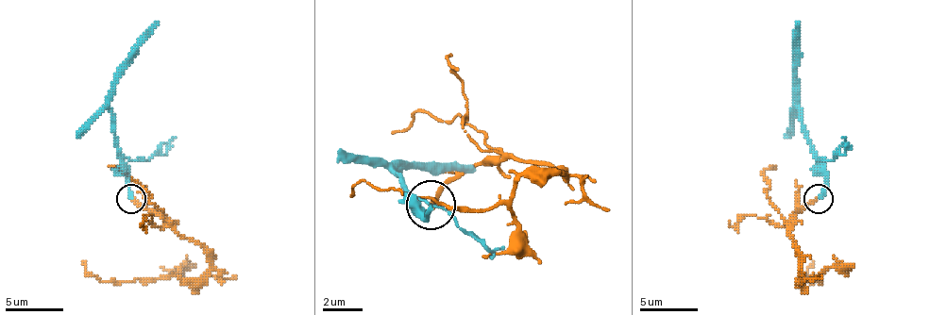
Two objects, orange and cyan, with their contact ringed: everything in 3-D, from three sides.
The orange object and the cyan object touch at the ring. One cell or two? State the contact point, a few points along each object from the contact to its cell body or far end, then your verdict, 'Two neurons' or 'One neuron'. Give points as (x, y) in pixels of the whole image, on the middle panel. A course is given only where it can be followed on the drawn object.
Place: (431, 205). Course of orange: (431, 206), (466, 172), (510, 157), (565, 172), (525, 176), (485, 210), (359, 181), (348, 196). Course of cyan: (431, 206), (427, 215), (413, 201), (393, 172), (407, 167), (476, 172). One neuron

